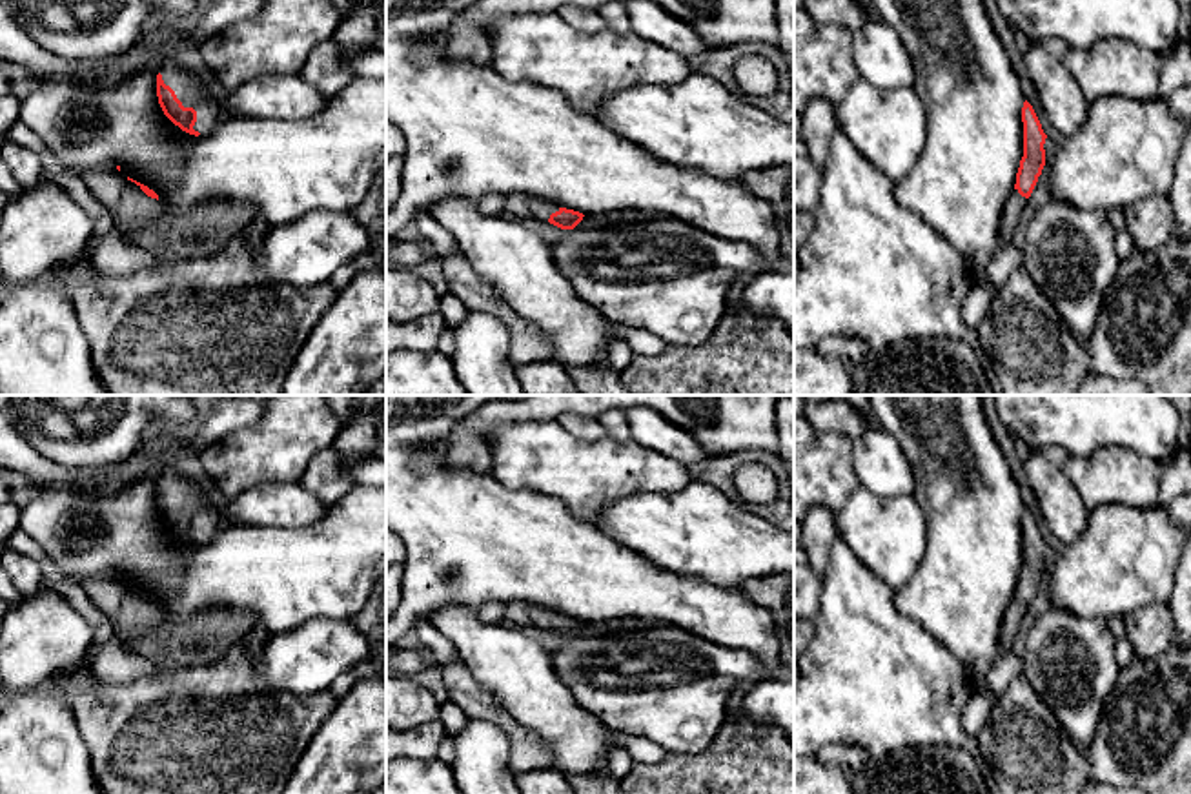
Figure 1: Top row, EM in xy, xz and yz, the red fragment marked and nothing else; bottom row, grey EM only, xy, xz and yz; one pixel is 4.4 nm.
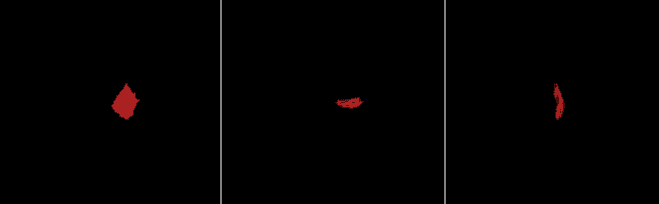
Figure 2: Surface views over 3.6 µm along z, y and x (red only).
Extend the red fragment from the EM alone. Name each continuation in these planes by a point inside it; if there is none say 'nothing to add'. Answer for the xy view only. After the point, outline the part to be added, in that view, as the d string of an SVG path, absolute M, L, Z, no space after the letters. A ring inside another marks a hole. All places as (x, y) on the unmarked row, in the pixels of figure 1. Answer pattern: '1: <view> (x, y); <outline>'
1: xy (192, 498); M173 466L160 477L160 483L182 514L197 519L193 537L200 543L211 541L219 528L219 514L211 504L208 488L198 481L182 477Z
2: xy (132, 616); M111 566L89 575L82 585L89 599L113 623L117 643L127 650L137 637L164 623L162 610L148 605L140 594L127 588Z

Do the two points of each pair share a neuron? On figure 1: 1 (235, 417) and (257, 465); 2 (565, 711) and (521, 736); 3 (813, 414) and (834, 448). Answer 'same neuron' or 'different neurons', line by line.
1: different neurons
2: different neurons
3: different neurons

